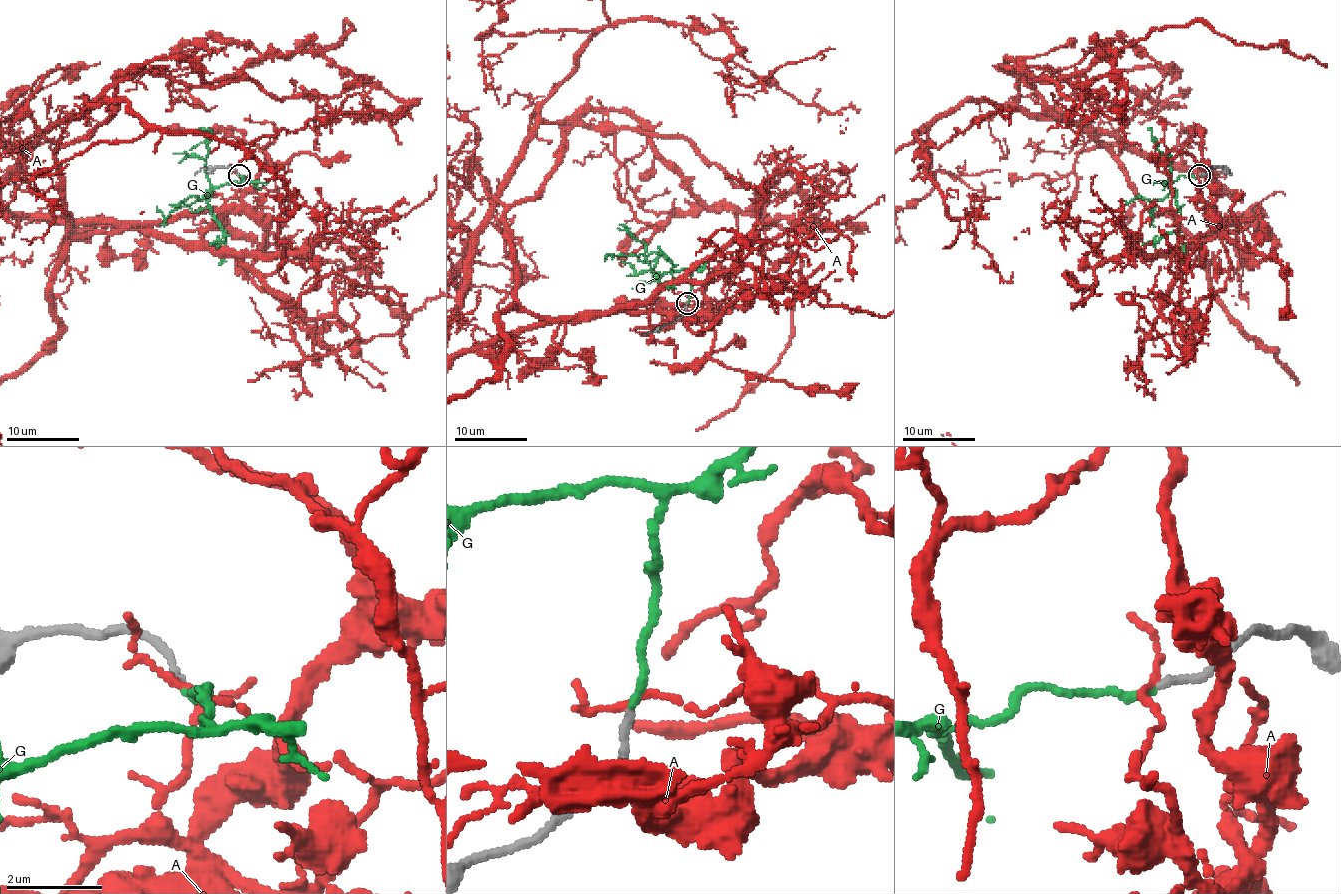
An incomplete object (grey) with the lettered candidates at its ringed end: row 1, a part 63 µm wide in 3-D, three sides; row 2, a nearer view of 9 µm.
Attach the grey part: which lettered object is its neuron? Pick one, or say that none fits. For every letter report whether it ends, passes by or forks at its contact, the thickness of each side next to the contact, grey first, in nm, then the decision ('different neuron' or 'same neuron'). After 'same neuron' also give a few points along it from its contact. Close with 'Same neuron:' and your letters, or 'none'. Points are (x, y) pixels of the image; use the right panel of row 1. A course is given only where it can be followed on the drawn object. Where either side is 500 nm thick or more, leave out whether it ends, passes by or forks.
A: it passes by; 160 nm thick on the grey side, 120 nm on the other; different neuron
G: it ends there; 160 nm thick on the grey side, 140 nm on the other; same neuron; it runs (1199, 175), (1180, 175), (1166, 182), (1175, 193), (1180, 215), (1175, 230), (1142, 244)
Same neuron: G

